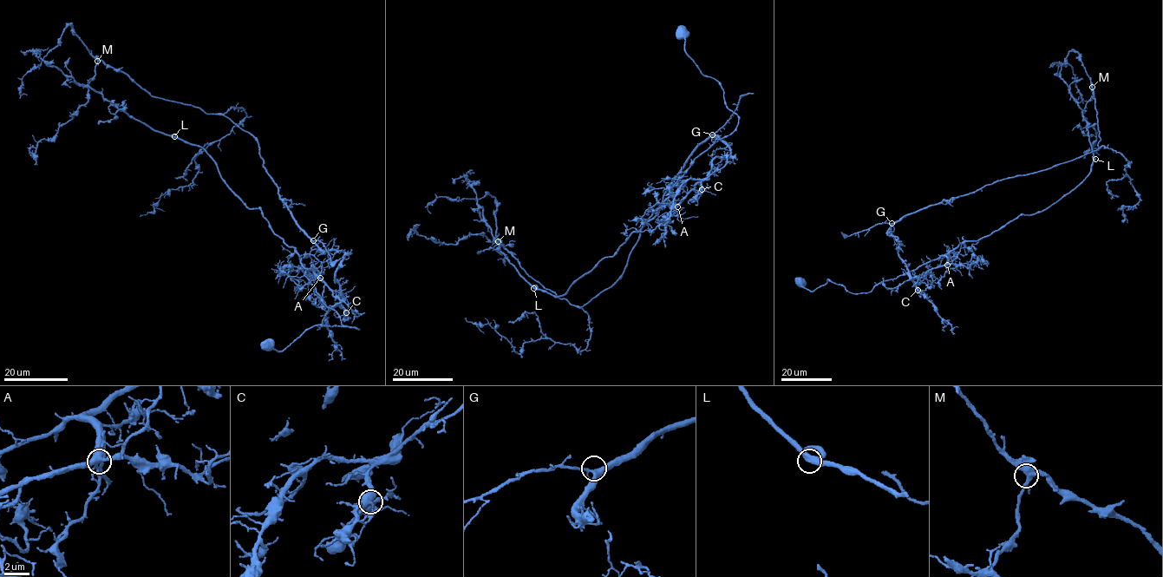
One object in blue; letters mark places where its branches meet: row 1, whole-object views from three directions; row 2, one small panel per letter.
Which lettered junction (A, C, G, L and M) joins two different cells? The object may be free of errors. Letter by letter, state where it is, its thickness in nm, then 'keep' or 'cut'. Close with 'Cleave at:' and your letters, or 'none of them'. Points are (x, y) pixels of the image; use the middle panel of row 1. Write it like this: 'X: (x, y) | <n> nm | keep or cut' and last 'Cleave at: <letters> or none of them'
A: (677, 206) | 440 nm | keep
C: (702, 189) | 400 nm | cut
G: (712, 134) | 360 nm | keep
L: (533, 288) | 360 nm | keep
M: (498, 241) | 440 nm | keep
Cleave at: C

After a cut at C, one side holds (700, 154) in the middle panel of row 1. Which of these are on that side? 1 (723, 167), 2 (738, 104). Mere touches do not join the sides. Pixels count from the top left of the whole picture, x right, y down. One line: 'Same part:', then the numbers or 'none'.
Same part: 1

